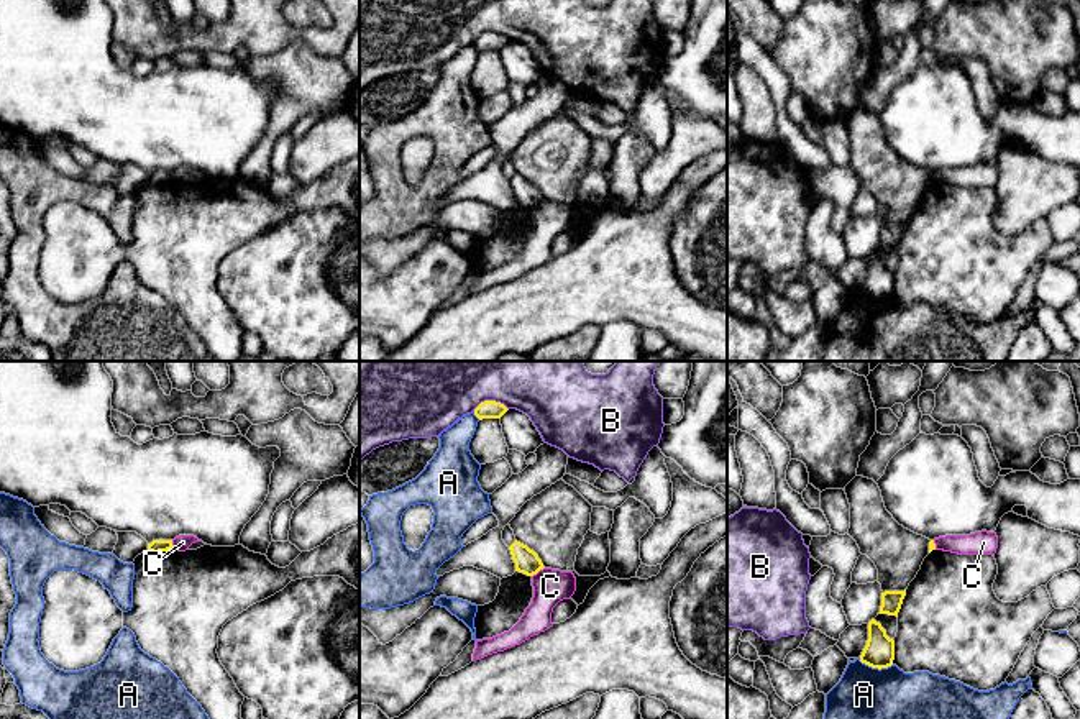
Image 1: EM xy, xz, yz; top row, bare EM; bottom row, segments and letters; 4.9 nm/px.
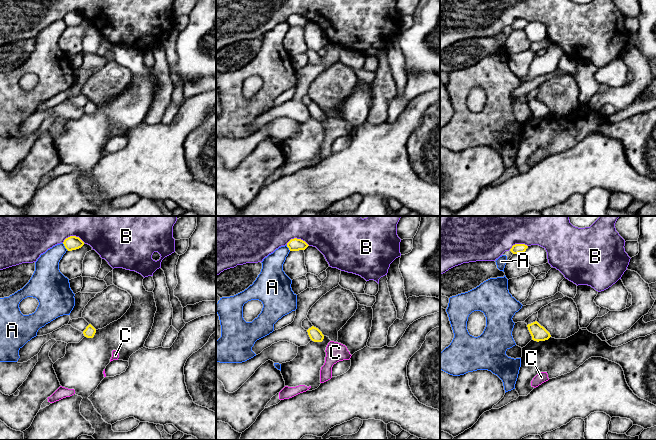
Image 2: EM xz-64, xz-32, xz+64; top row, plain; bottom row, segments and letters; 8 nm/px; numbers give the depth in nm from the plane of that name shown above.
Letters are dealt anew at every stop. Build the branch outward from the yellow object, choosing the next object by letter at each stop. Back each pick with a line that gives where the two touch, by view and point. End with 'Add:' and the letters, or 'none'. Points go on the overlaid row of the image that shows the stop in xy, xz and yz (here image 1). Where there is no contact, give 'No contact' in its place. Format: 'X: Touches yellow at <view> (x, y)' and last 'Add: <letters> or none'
Add: none

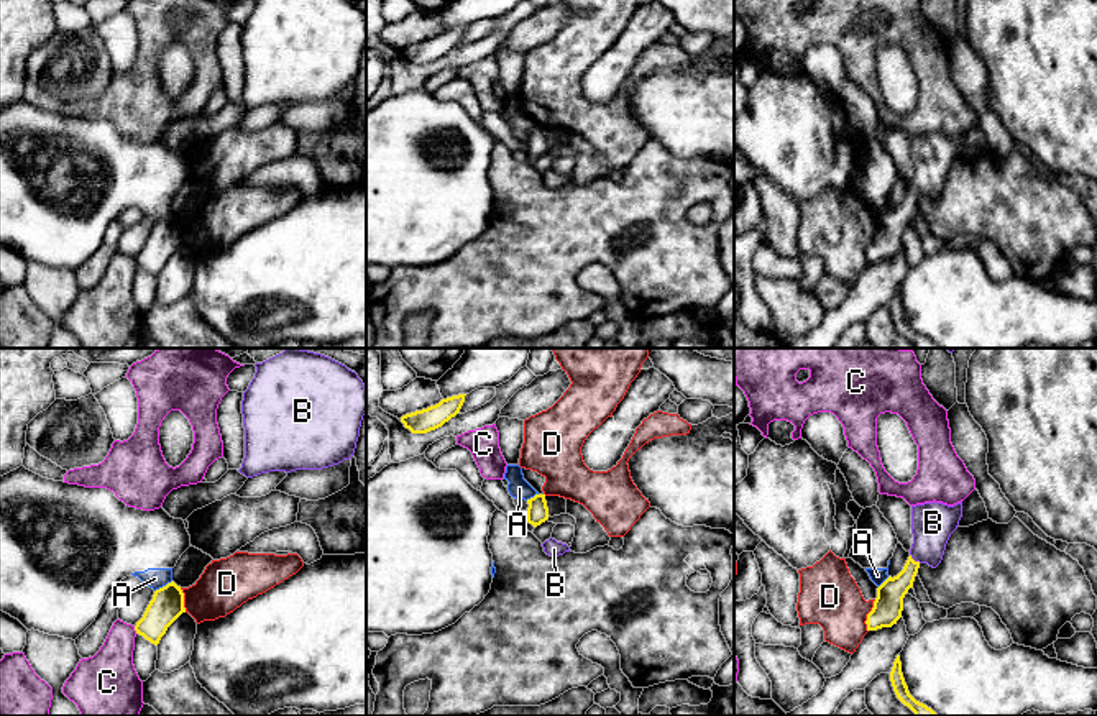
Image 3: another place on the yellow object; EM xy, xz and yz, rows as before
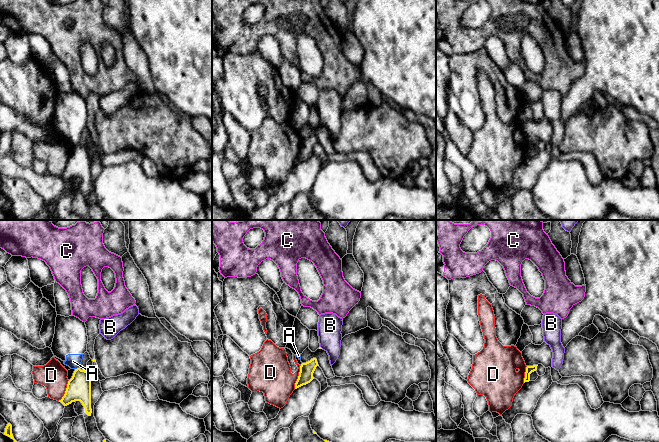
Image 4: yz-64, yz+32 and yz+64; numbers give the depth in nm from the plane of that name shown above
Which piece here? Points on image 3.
B: Touches yellow at yz (913, 560)
Add: B

